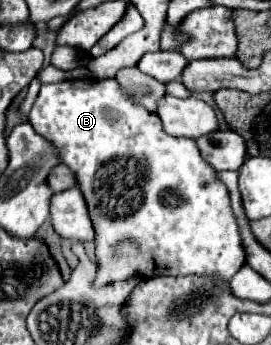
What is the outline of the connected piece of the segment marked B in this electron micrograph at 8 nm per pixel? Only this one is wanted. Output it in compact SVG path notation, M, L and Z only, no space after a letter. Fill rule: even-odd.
M77 79L77 81L45 83L45 85L41 85L41 91L39 91L39 95L33 103L33 109L31 109L29 117L31 117L31 125L35 127L35 131L41 133L43 137L47 137L59 149L61 161L77 173L79 189L83 191L83 197L89 205L93 227L97 231L97 235L95 235L97 251L95 253L97 253L99 271L97 271L95 285L107 285L107 283L113 283L113 281L119 281L119 279L127 279L135 273L141 273L143 277L207 275L207 277L213 277L213 279L219 279L219 281L229 281L239 271L239 267L243 267L245 249L243 249L243 241L241 241L241 231L239 231L237 219L231 211L231 201L229 201L229 195L227 195L227 187L223 187L223 183L219 183L219 179L215 179L217 171L199 155L195 139L183 139L183 137L167 135L163 131L163 125L157 119L157 115L151 115L149 111L143 111L141 105L137 105L129 95L125 95L121 91L121 87L115 79Z

